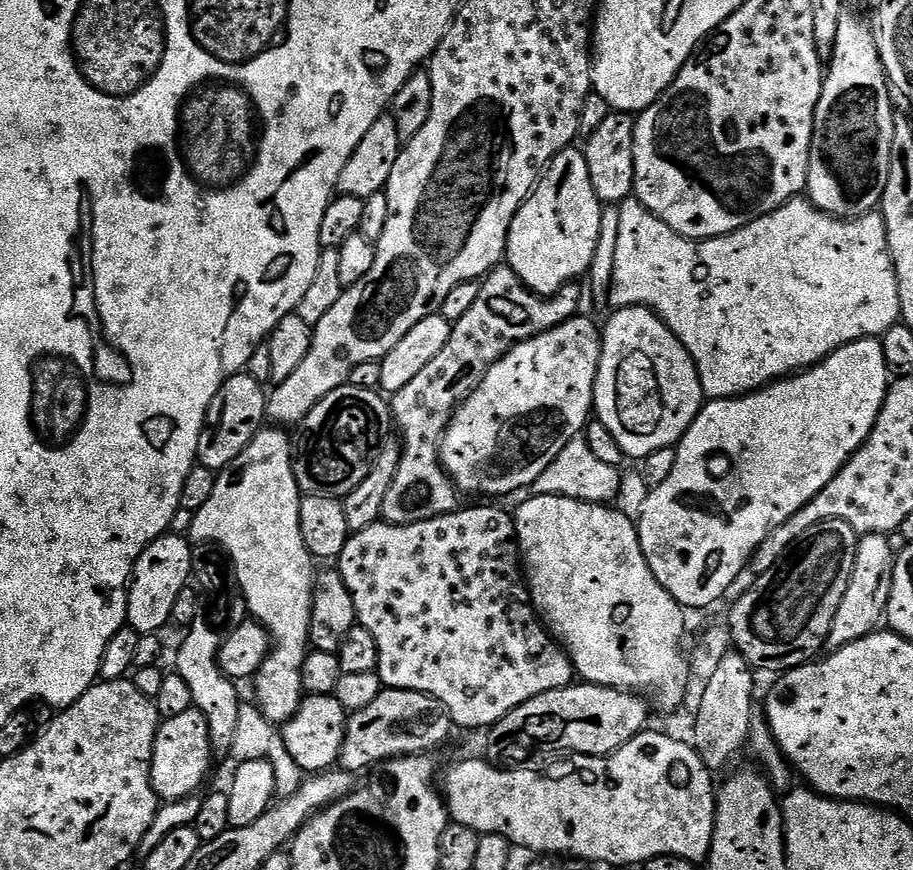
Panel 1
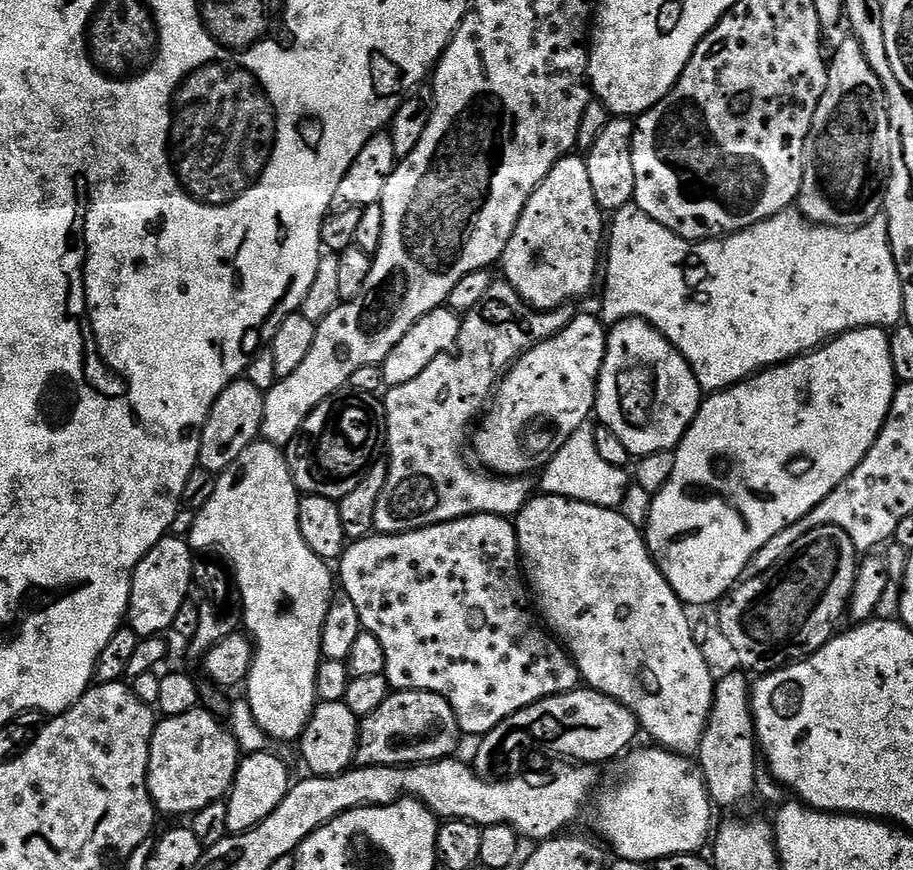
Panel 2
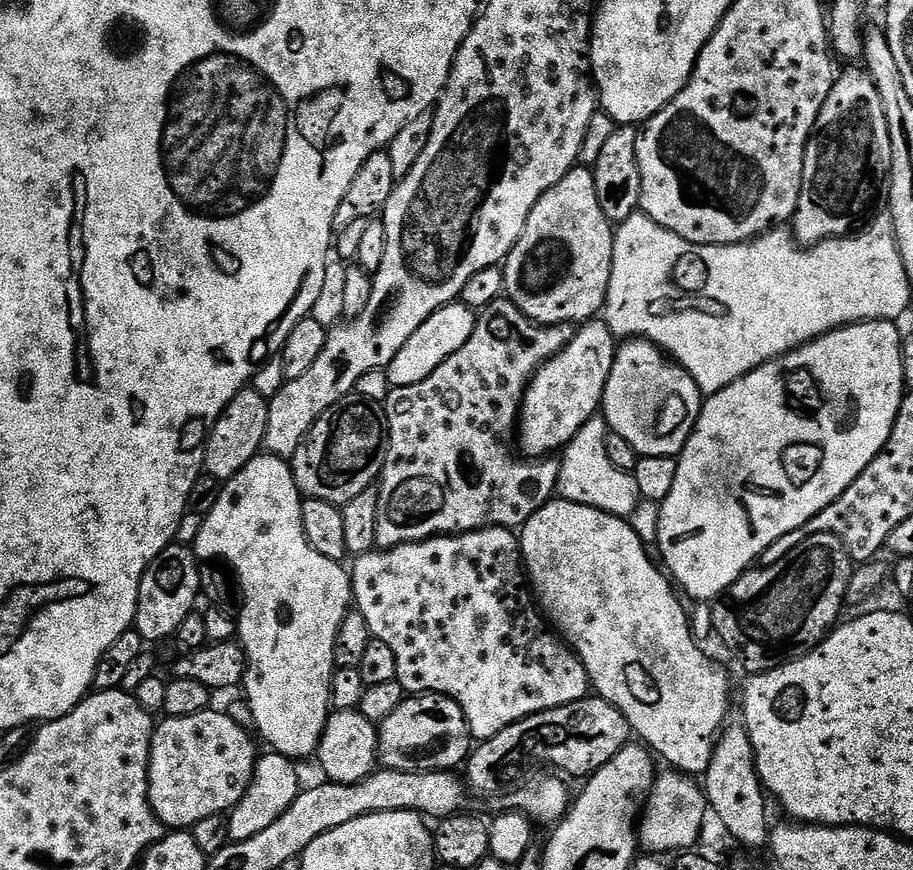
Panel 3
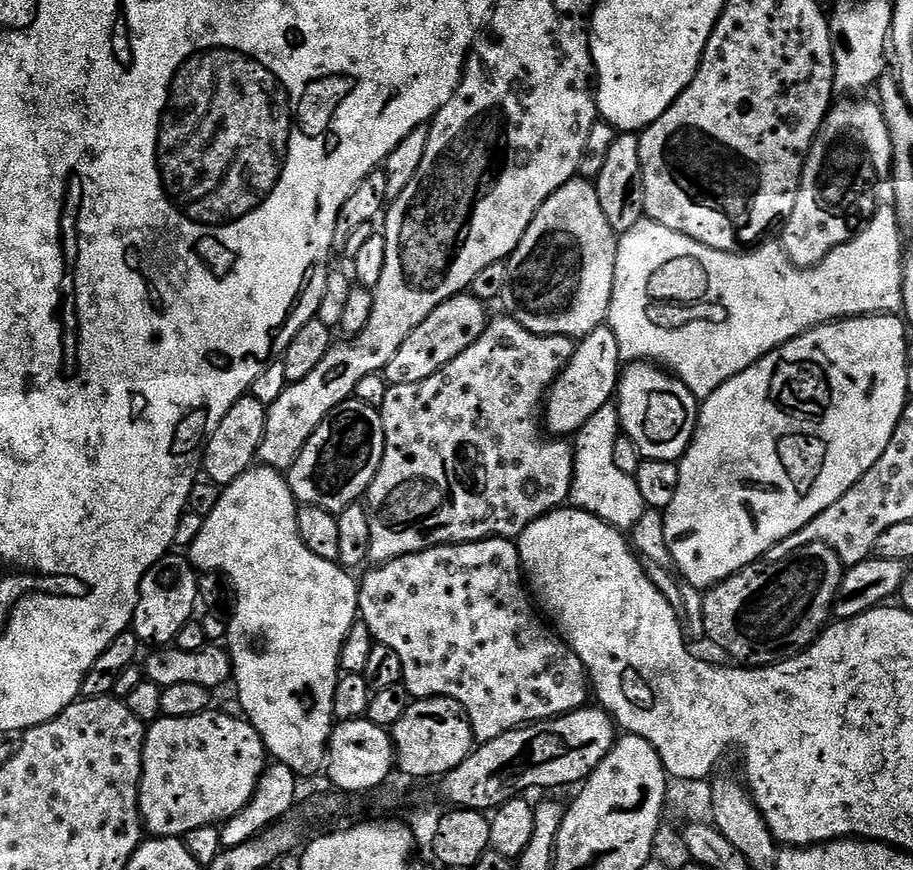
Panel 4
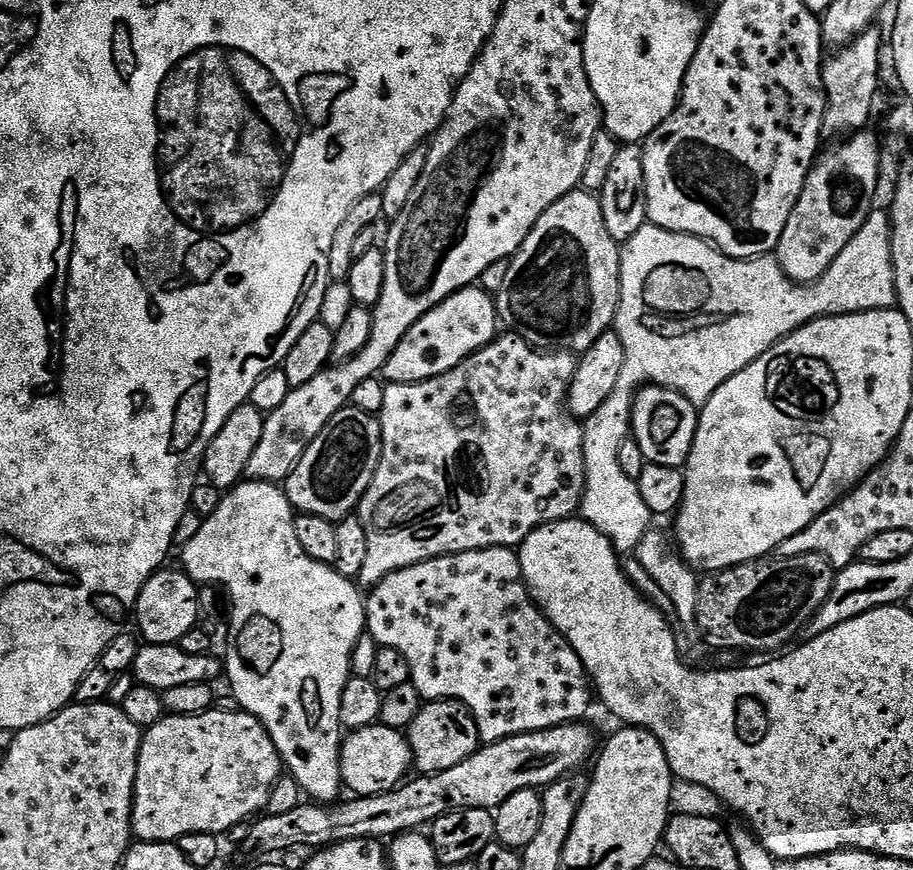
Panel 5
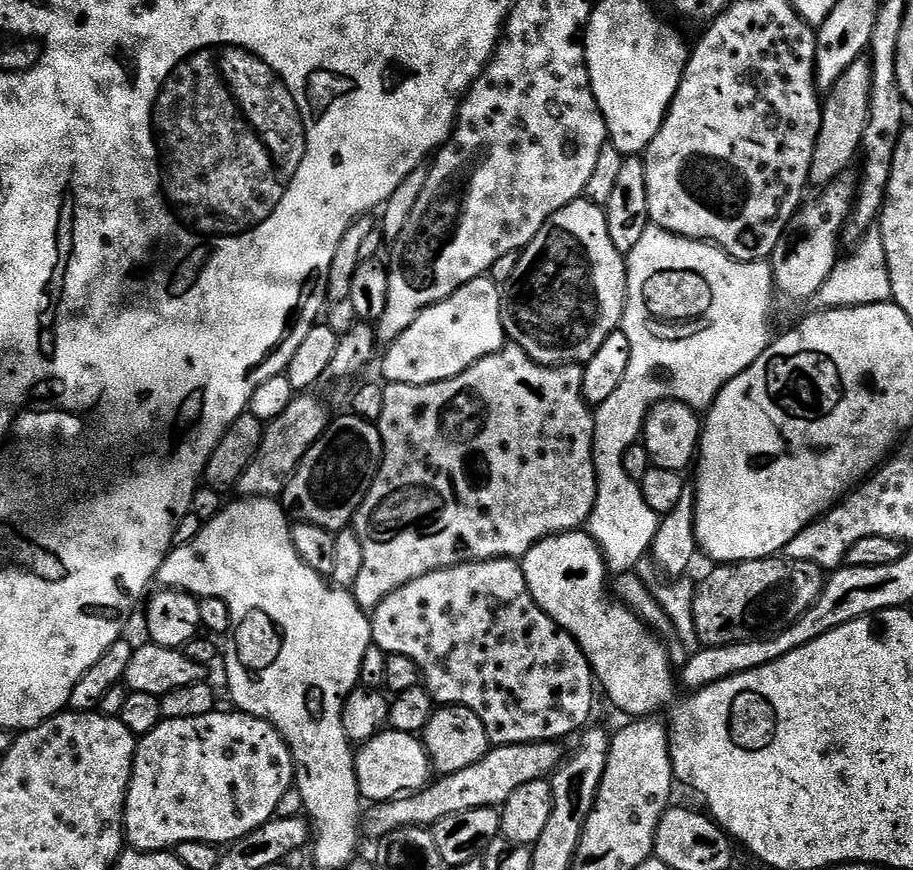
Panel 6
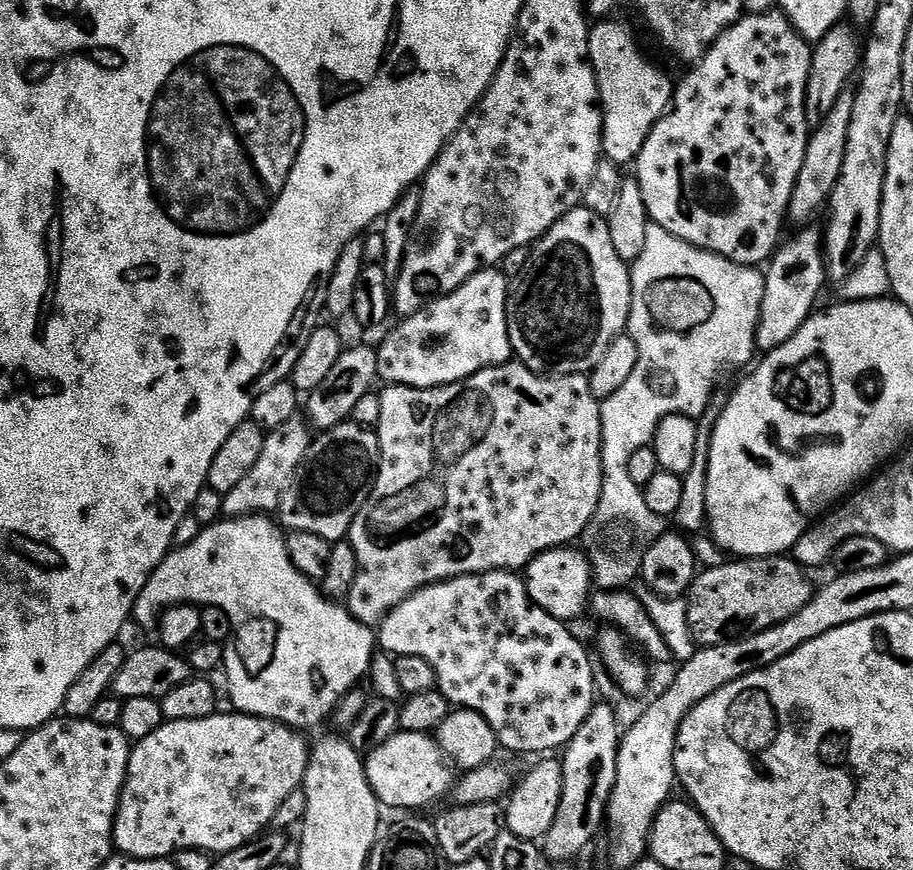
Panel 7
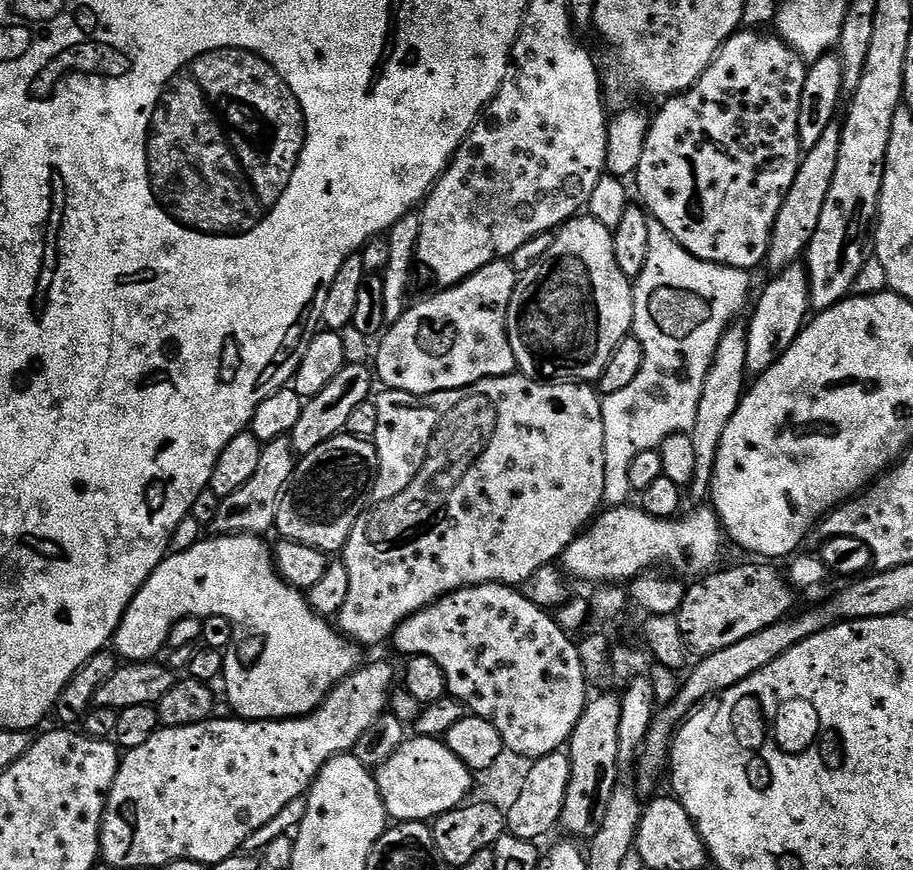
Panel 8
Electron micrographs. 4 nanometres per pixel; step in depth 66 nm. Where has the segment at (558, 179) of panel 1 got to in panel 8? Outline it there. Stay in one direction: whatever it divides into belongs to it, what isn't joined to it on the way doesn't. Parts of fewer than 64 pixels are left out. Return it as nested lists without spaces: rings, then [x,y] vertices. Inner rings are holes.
[[[577,214],[555,229],[550,250],[517,279],[508,307],[508,341],[514,350],[519,375],[545,382],[596,382],[614,350],[632,332],[634,284],[622,274],[614,258],[613,229],[587,214]]]

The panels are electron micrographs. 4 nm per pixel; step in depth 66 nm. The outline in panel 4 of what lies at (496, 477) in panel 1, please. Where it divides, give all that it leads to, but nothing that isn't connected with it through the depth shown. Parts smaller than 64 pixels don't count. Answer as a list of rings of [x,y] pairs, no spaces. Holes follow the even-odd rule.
[[[605,326],[583,337],[576,345],[576,353],[548,390],[542,412],[545,417],[548,415],[548,428],[552,431],[549,433],[556,438],[568,438],[579,432],[590,417],[615,397],[621,371],[620,347],[612,328]]]

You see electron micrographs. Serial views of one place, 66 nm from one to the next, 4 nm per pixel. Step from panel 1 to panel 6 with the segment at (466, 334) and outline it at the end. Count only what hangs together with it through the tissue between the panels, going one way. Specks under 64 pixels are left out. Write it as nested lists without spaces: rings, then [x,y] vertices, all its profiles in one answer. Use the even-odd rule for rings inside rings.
[[[508,342],[505,343],[503,348],[500,348],[486,358],[482,358],[478,362],[474,362],[474,366],[462,370],[462,374],[458,374],[454,378],[446,378],[442,382],[430,382],[429,384],[385,383],[383,385],[382,418],[378,421],[378,427],[380,429],[384,454],[380,457],[378,474],[374,478],[374,482],[370,486],[366,498],[360,503],[360,508],[356,511],[354,517],[354,531],[358,534],[358,538],[362,542],[362,570],[358,573],[358,578],[350,591],[360,608],[365,610],[376,608],[378,602],[382,602],[382,598],[386,598],[386,594],[398,590],[398,586],[402,586],[406,582],[412,582],[414,578],[422,578],[422,574],[430,574],[434,570],[442,570],[443,568],[453,568],[459,564],[474,562],[475,560],[516,560],[517,558],[523,558],[539,540],[545,540],[547,536],[556,536],[560,532],[574,532],[583,529],[587,525],[590,514],[594,510],[597,490],[596,471],[594,470],[594,422],[596,421],[596,417],[593,409],[584,402],[584,391],[582,390],[583,381],[584,369],[581,365],[563,364],[557,368],[547,368],[545,364],[534,362],[517,344]]]

